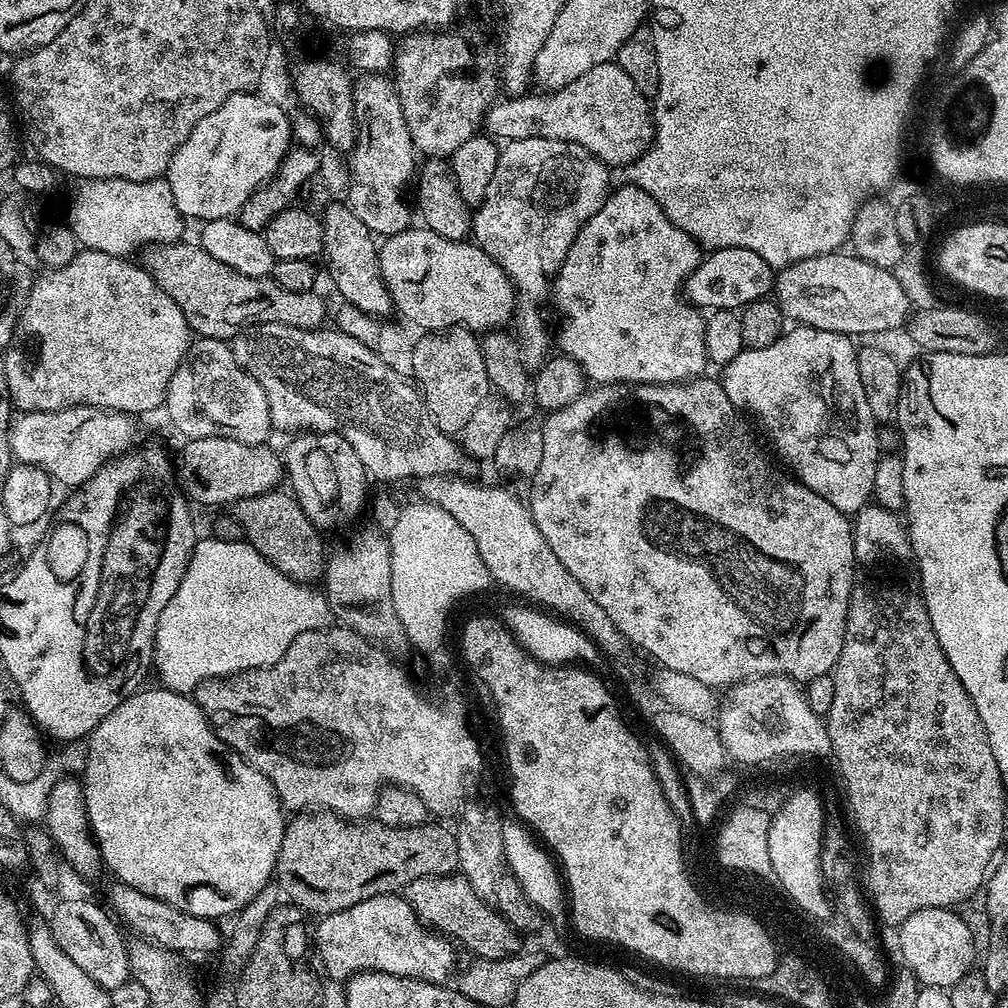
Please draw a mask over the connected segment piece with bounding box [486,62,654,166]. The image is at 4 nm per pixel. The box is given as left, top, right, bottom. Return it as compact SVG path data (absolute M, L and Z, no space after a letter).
M615 62L594 66L594 70L582 74L557 92L532 95L524 94L519 98L509 99L512 100L509 104L493 103L487 109L486 128L488 126L487 131L494 134L497 141L521 140L535 133L551 140L574 142L590 150L590 154L609 166L633 164L654 142L654 112L650 107L649 97L640 93L638 86L634 86L633 80L626 75L626 70L619 68Z

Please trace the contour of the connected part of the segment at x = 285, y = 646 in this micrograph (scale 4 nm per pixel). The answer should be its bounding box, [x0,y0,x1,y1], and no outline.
[154,539,334,694]

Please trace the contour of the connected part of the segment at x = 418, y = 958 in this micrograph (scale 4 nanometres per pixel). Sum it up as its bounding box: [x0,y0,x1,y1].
[314,895,457,985]

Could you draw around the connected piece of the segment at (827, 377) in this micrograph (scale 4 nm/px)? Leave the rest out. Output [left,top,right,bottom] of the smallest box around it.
[722,326,882,514]

